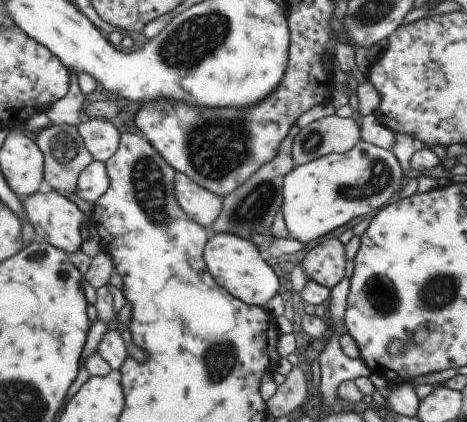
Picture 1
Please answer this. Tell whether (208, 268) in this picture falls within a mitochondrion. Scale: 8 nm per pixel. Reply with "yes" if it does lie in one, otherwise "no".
no

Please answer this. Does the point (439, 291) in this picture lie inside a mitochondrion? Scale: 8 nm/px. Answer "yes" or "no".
yes

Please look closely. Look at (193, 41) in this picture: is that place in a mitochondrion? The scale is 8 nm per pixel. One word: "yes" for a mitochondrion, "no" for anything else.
yes

